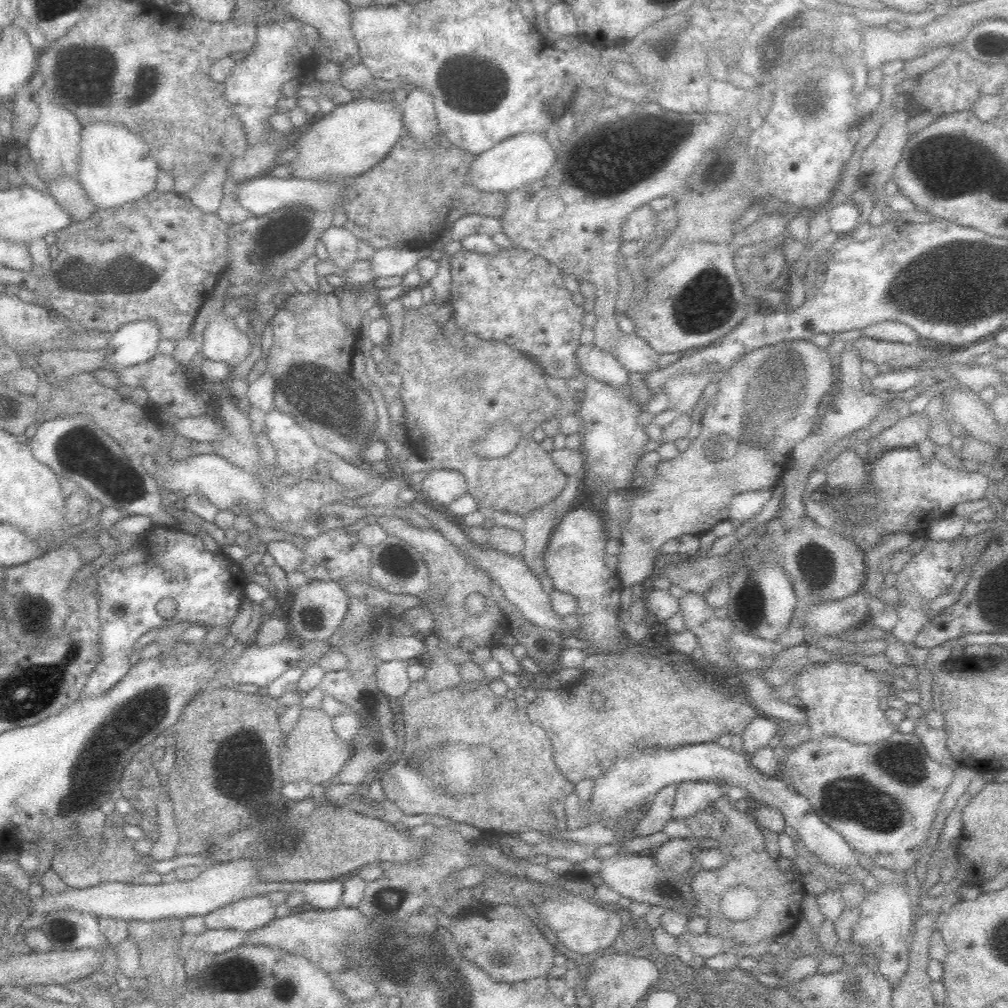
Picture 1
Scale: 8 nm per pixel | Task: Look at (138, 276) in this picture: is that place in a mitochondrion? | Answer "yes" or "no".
yes

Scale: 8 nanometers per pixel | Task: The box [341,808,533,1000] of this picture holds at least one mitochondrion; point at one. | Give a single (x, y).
(394, 950)

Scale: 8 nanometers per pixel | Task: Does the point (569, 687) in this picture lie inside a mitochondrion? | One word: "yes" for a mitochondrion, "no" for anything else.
no

